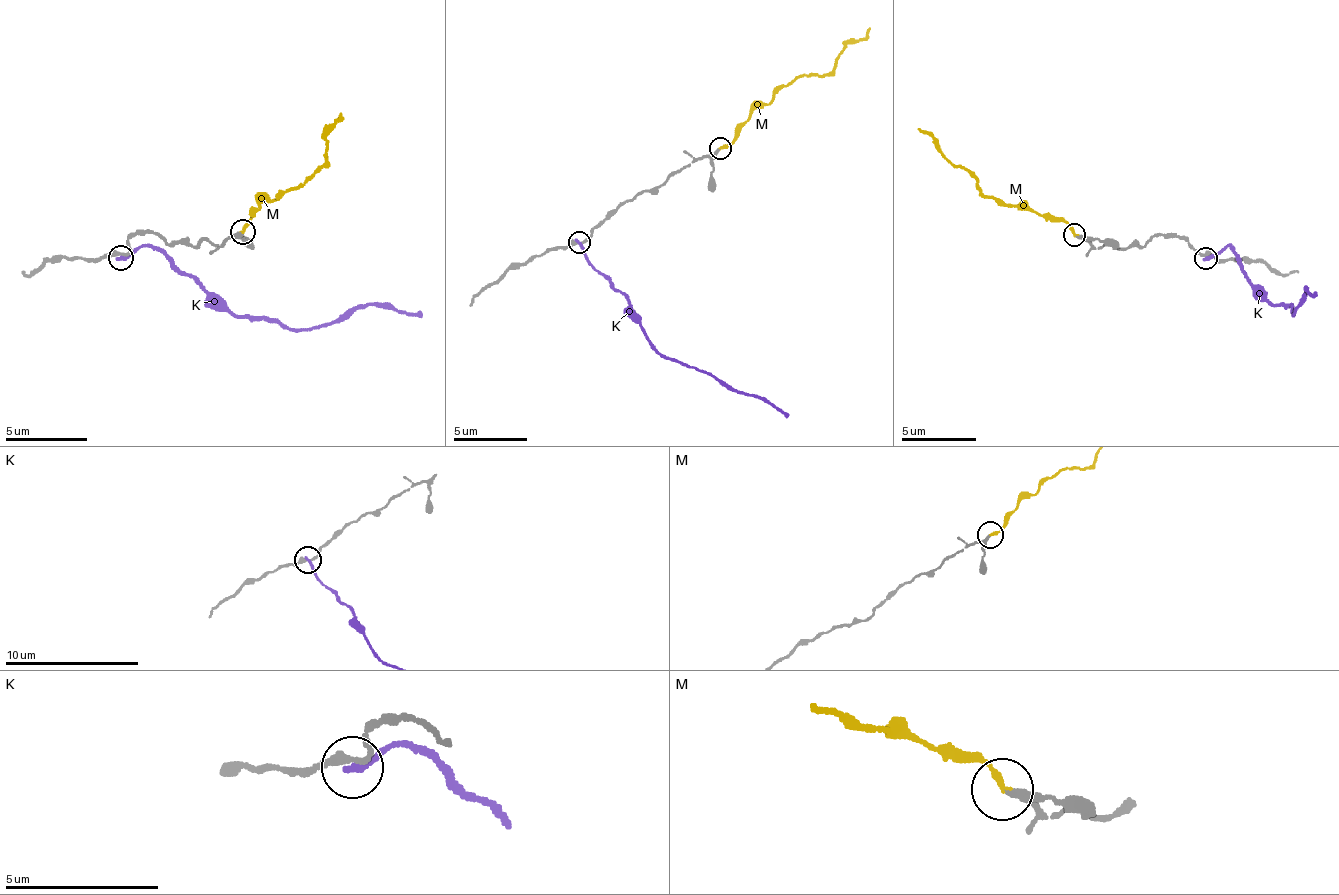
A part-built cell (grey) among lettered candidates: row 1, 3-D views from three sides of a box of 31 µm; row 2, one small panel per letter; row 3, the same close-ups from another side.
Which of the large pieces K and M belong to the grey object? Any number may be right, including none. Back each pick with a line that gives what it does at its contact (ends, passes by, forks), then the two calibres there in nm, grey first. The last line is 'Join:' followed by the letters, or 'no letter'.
M: it ends there; 200 nm thick on the grey side, 190 nm on the other
Join: M

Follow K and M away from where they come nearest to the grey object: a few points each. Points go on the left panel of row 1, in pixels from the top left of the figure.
K: (121, 256), (146, 245), (241, 316), (267, 317), (294, 330), (319, 329), (361, 306), (394, 305), (422, 318)
M: (242, 230), (265, 200), (306, 185), (321, 169), (327, 135), (341, 113)

